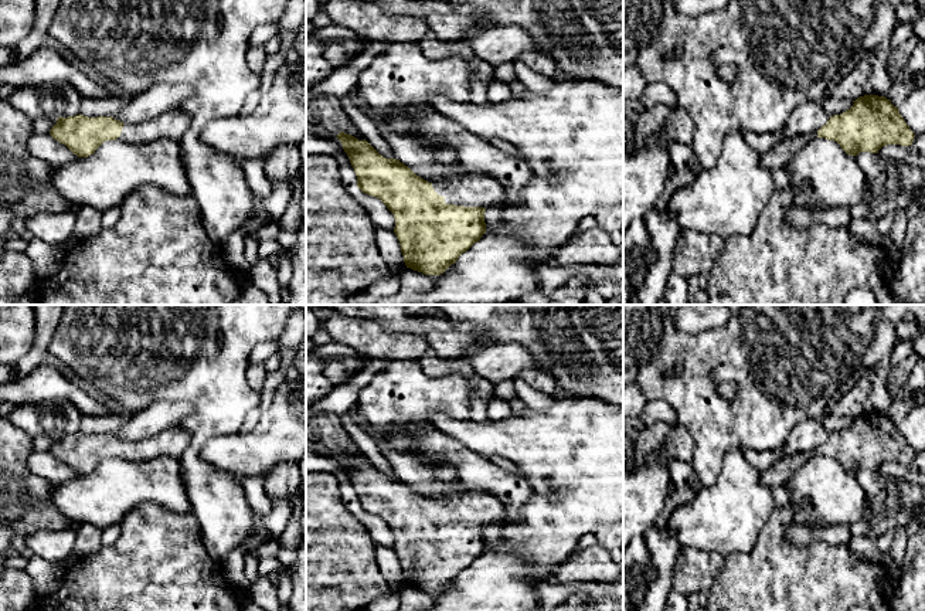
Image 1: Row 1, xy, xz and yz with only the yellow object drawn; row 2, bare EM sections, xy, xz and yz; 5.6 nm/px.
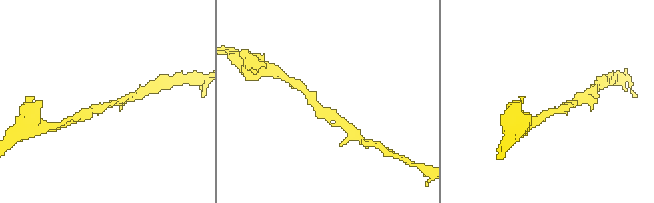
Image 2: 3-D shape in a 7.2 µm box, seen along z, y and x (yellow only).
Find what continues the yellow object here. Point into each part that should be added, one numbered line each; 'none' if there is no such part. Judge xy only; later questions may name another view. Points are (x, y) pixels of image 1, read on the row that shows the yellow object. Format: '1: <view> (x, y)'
1: xy (172, 126)

